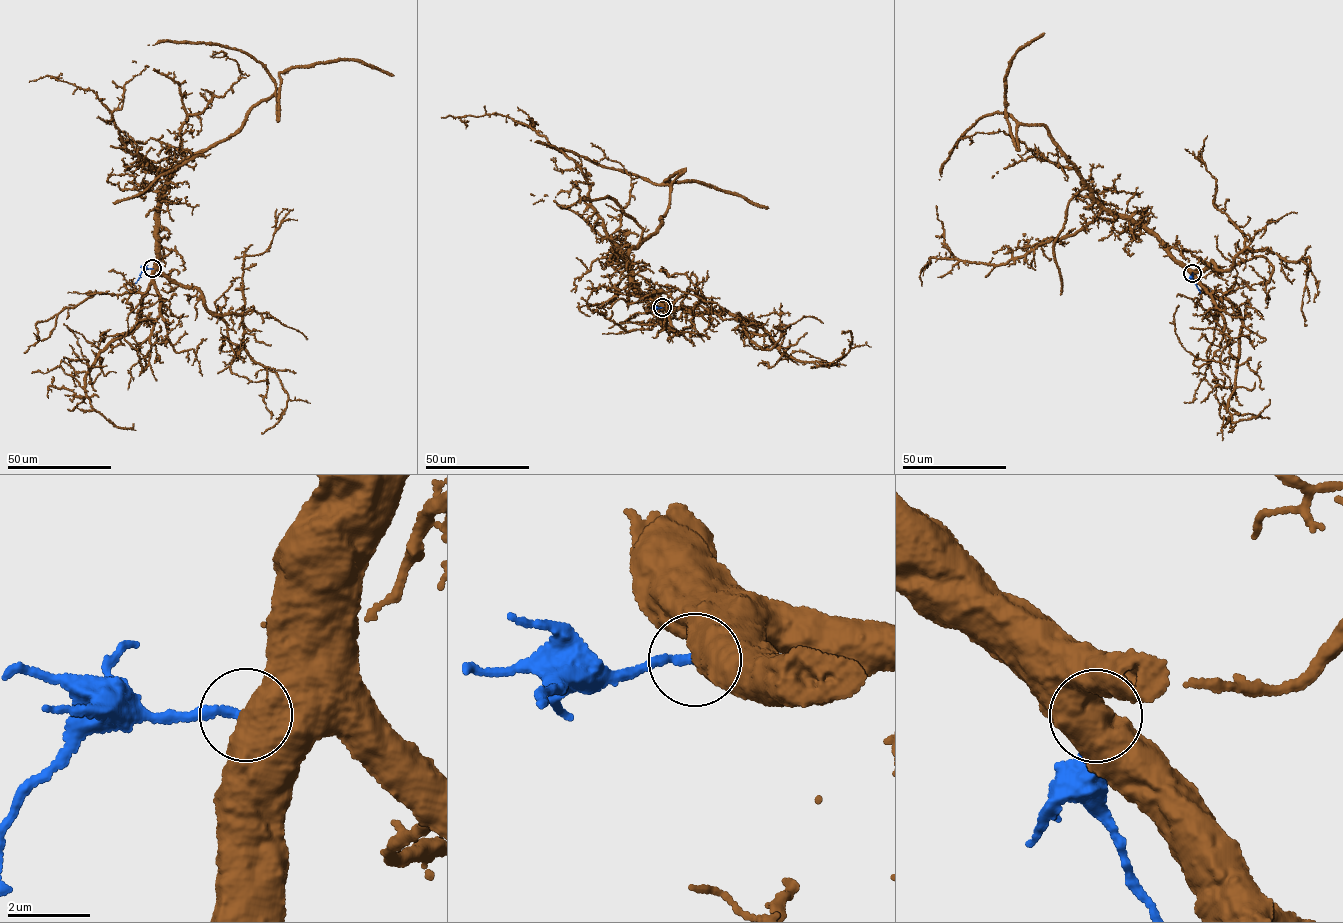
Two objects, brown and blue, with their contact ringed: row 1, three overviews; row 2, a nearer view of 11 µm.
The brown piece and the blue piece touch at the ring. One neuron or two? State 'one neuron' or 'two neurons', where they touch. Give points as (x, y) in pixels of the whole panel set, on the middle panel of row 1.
two neurons | (662, 307)

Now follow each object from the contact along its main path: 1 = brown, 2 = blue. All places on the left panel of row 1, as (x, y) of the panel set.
1: (152, 269), (160, 202), (175, 170), (233, 134), (272, 94), (278, 120), (280, 72), (350, 59), (393, 75)
2: (152, 268), (141, 273), (136, 284)

